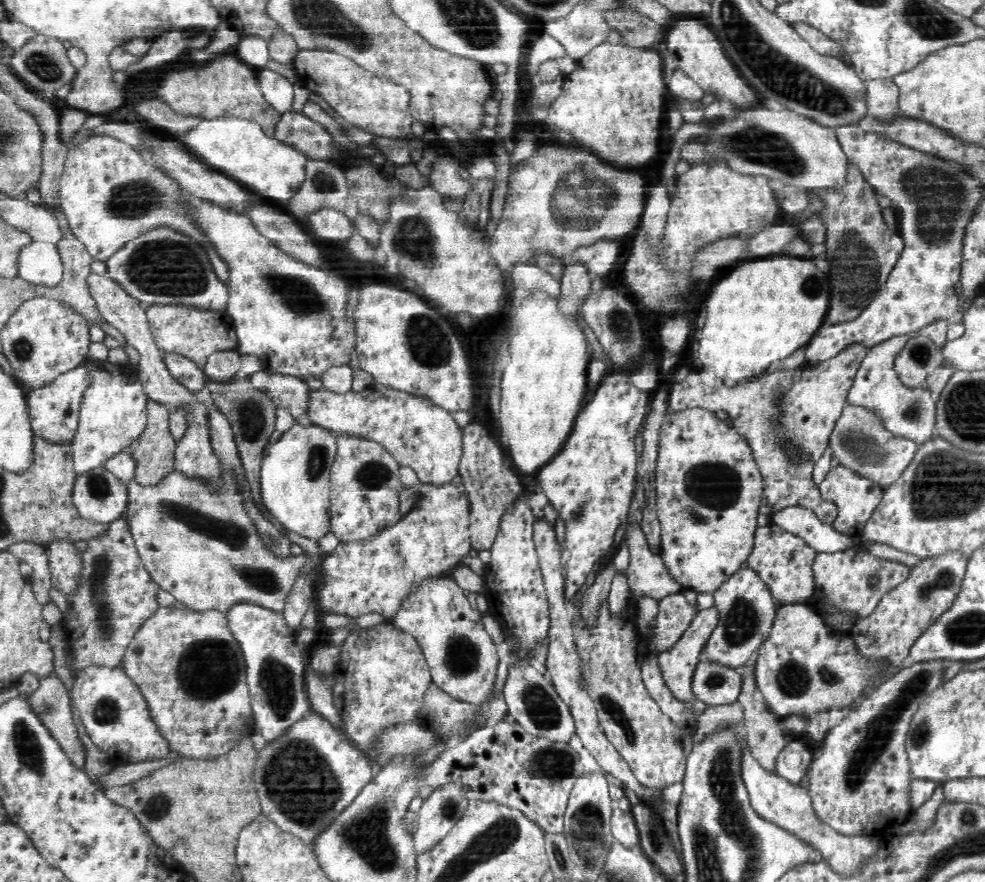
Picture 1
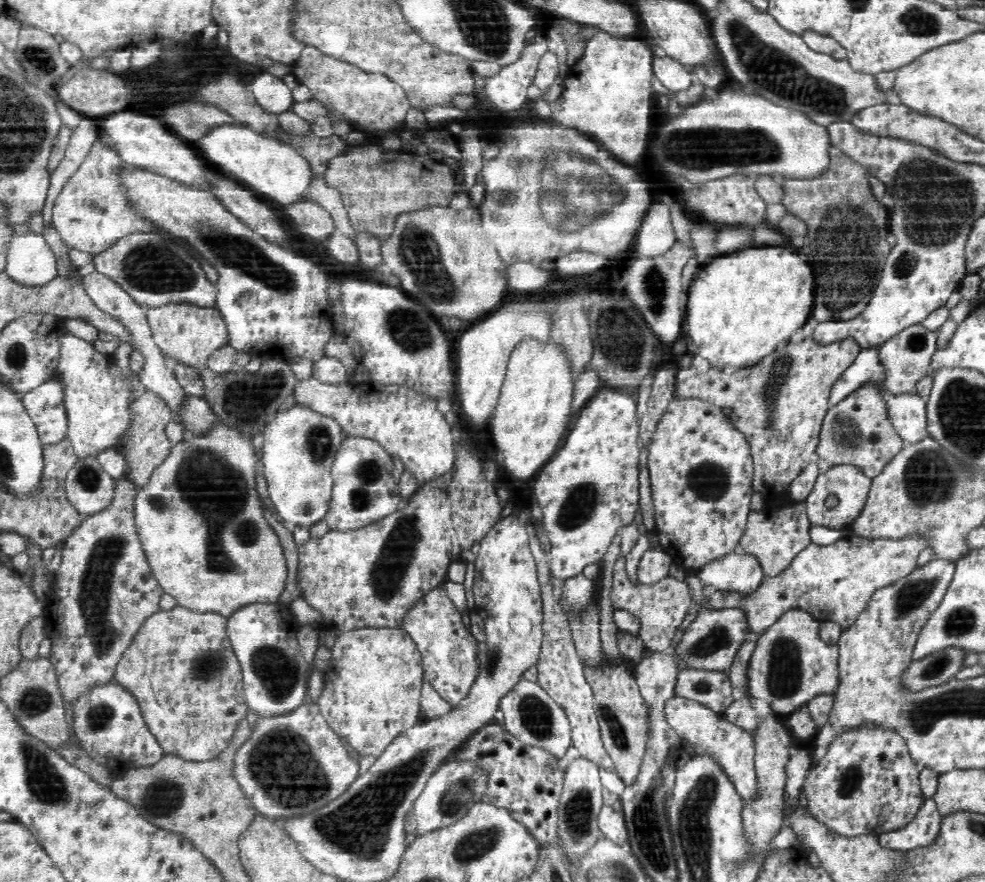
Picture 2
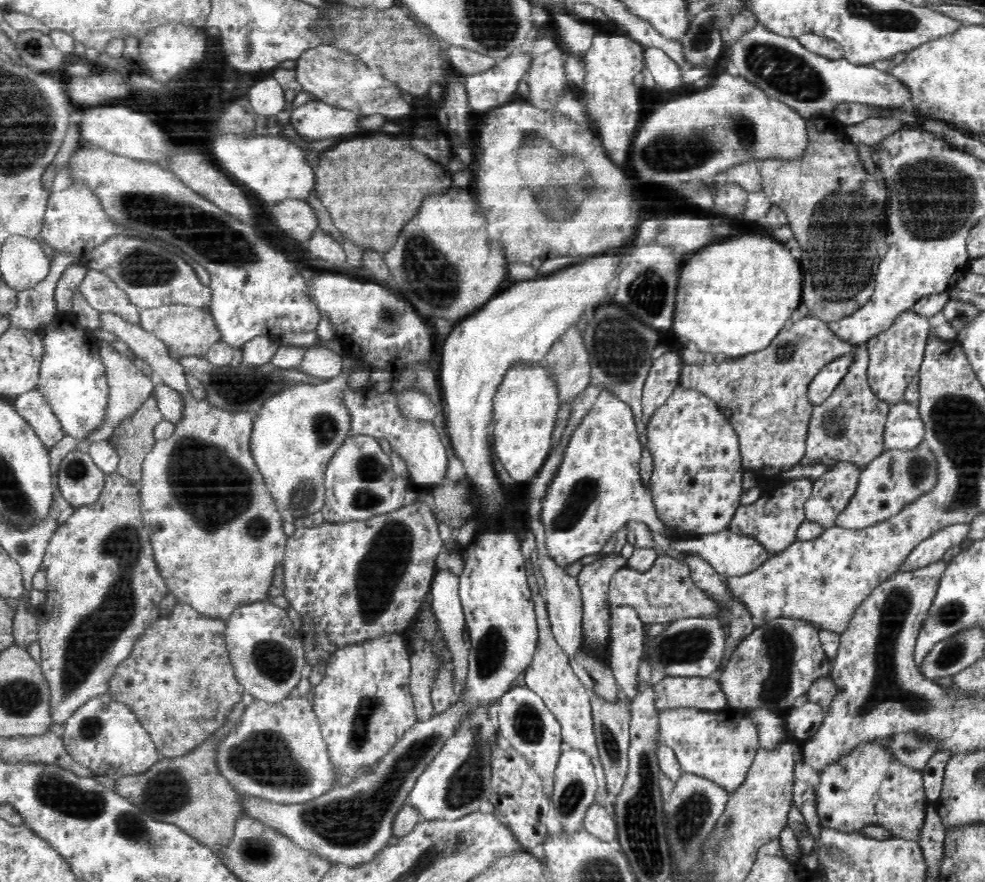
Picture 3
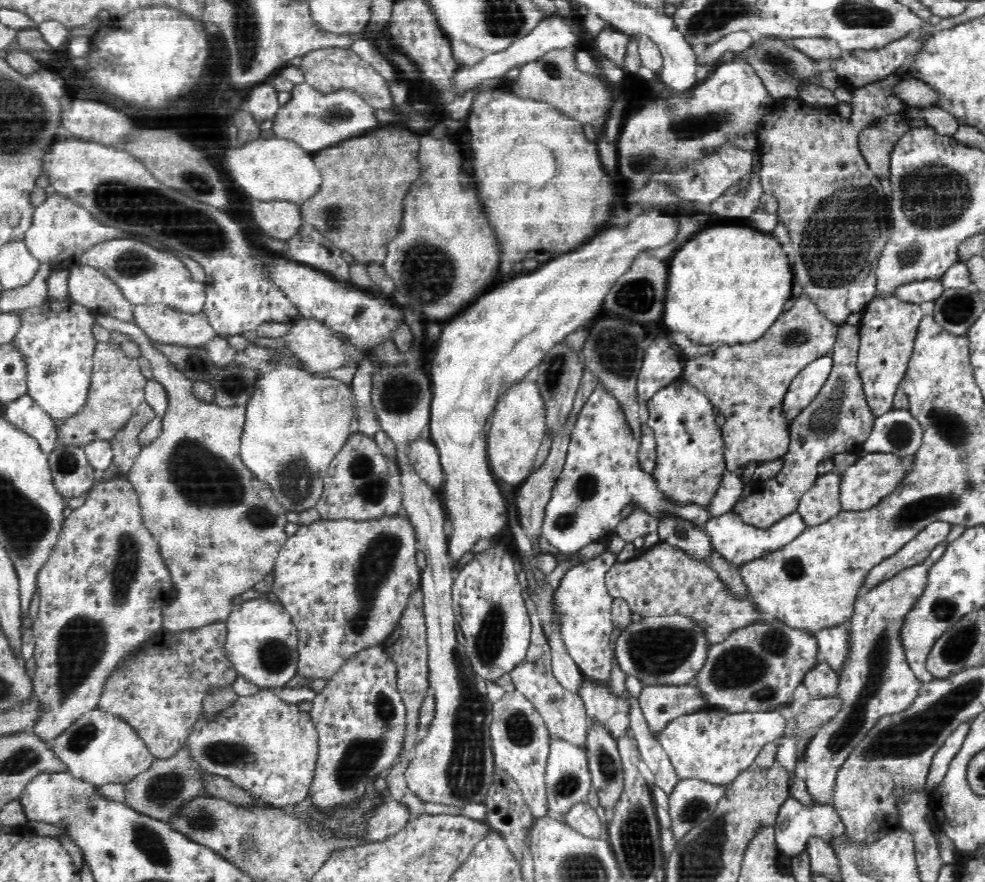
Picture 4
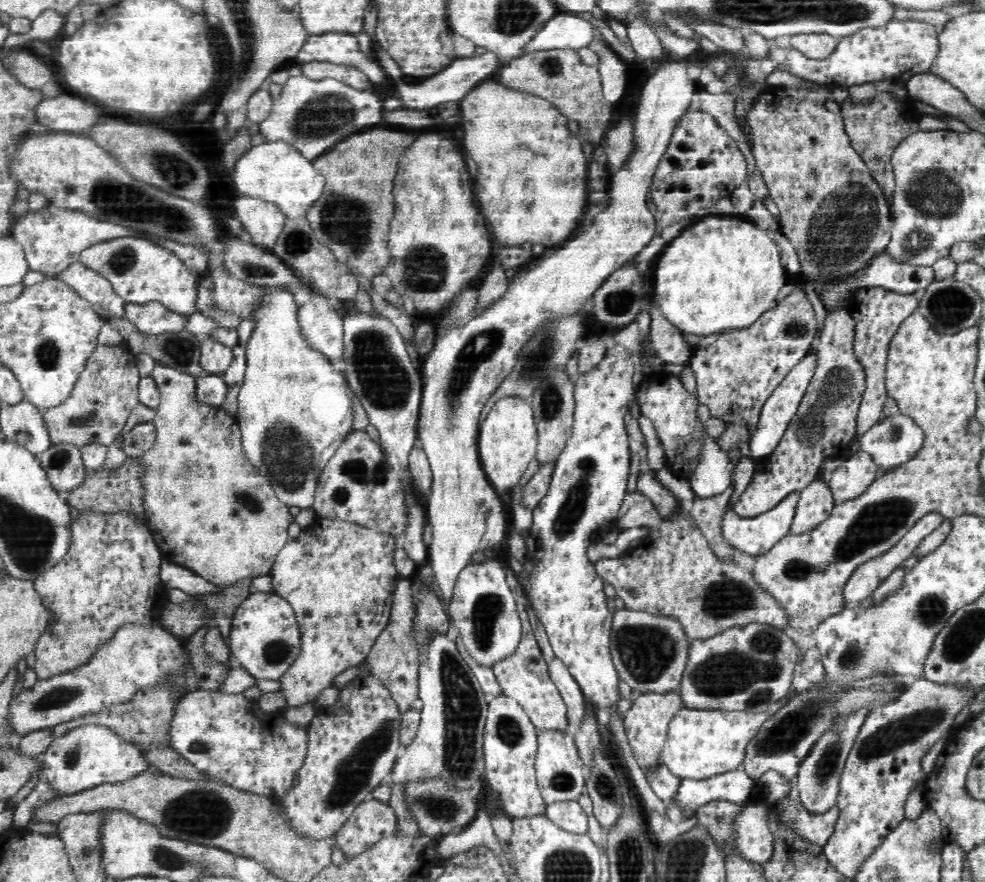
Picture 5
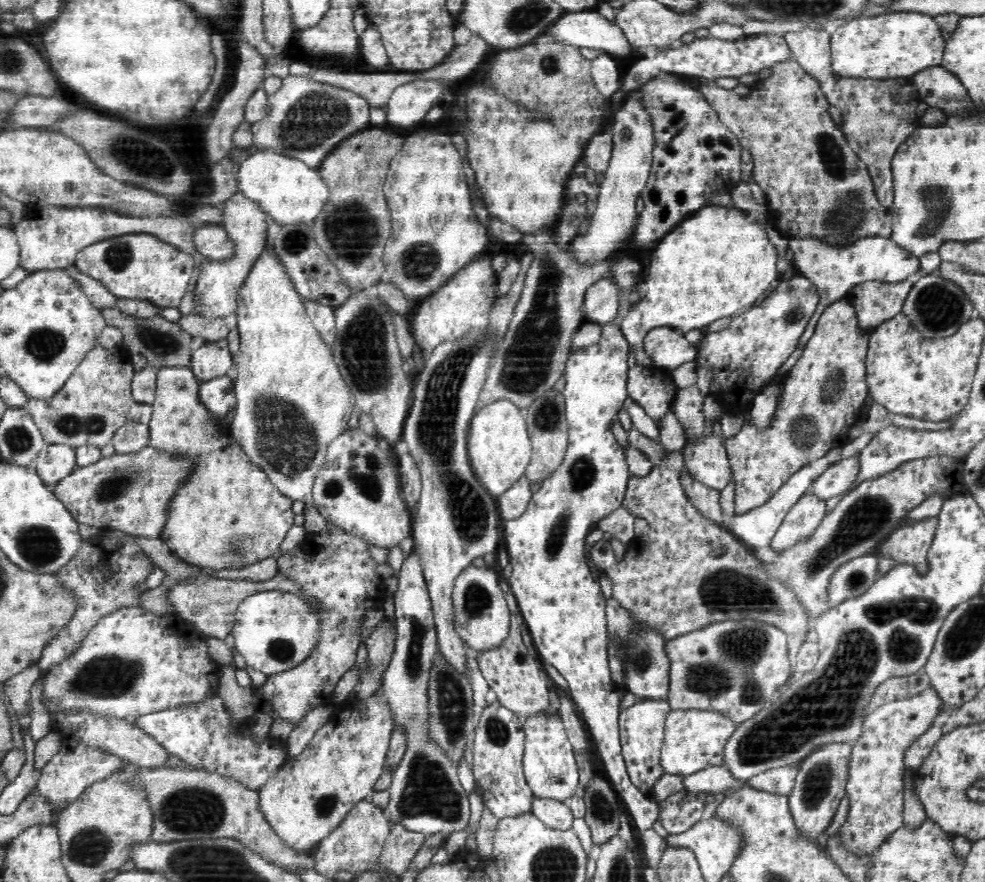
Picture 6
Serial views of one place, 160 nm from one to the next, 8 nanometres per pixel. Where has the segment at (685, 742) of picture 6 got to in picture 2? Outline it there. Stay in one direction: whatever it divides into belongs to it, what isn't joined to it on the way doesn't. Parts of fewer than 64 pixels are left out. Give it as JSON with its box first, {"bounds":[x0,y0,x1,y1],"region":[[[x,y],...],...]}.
{"bounds":[663,696,760,802],"region":[[[678,696],[666,700],[663,715],[667,724],[671,726],[672,732],[681,739],[682,744],[687,742],[693,748],[695,754],[692,754],[692,756],[710,751],[720,761],[720,765],[724,767],[728,777],[732,779],[733,785],[736,786],[737,793],[741,795],[741,798],[750,802],[758,800],[760,781],[757,780],[755,744],[753,734],[750,731],[725,720],[721,713],[714,712],[704,703]]]}

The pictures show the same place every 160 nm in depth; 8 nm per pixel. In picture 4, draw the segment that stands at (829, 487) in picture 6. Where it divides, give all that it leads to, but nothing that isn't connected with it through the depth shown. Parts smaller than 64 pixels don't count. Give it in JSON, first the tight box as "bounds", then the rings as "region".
{"bounds":[839,453,914,512],"region":[[[874,453],[866,454],[848,466],[844,471],[839,500],[844,512],[864,512],[868,508],[874,508],[880,504],[882,497],[890,495],[892,490],[906,480],[906,474],[912,470],[914,455],[903,458],[894,454]]]}

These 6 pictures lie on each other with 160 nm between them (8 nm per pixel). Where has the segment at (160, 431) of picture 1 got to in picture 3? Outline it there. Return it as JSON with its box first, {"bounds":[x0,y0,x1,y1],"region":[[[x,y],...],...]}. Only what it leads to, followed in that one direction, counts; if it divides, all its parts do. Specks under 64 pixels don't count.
{"bounds":[108,396,163,484],"region":[[[150,396],[132,416],[124,418],[108,440],[119,455],[117,474],[138,484],[142,480],[142,464],[154,448],[154,427],[163,419],[155,398]]]}

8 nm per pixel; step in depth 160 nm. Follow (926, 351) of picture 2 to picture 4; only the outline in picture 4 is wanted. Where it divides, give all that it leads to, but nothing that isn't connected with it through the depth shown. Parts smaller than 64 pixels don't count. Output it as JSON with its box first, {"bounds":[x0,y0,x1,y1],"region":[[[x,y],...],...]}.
{"bounds":[857,296,921,416],"region":[[[897,296],[882,297],[880,300],[872,298],[865,306],[864,320],[860,326],[860,354],[857,356],[857,369],[863,382],[863,389],[873,415],[882,416],[885,412],[893,409],[893,398],[900,388],[913,354],[913,342],[919,322],[921,321],[920,305],[900,300]]]}

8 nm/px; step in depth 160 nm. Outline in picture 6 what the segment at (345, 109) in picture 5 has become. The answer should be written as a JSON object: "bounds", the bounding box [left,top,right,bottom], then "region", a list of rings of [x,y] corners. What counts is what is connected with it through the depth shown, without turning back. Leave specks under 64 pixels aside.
{"bounds":[251,74,371,169],"region":[[[292,74],[283,80],[277,92],[270,94],[266,116],[251,123],[253,144],[257,150],[278,151],[314,169],[344,139],[366,128],[371,128],[370,106],[356,92]]]}

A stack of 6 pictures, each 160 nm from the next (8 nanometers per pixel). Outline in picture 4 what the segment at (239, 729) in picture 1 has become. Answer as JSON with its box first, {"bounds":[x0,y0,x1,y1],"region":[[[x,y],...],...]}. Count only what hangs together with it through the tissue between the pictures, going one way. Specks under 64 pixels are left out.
{"bounds":[96,622,239,759],"region":[[[227,622],[207,623],[180,631],[161,629],[112,673],[96,707],[113,711],[114,715],[121,716],[122,720],[134,727],[156,759],[172,758],[184,748],[188,736],[192,734],[192,728],[201,722],[206,696],[220,688],[230,688],[239,676],[228,659],[226,637]]]}

